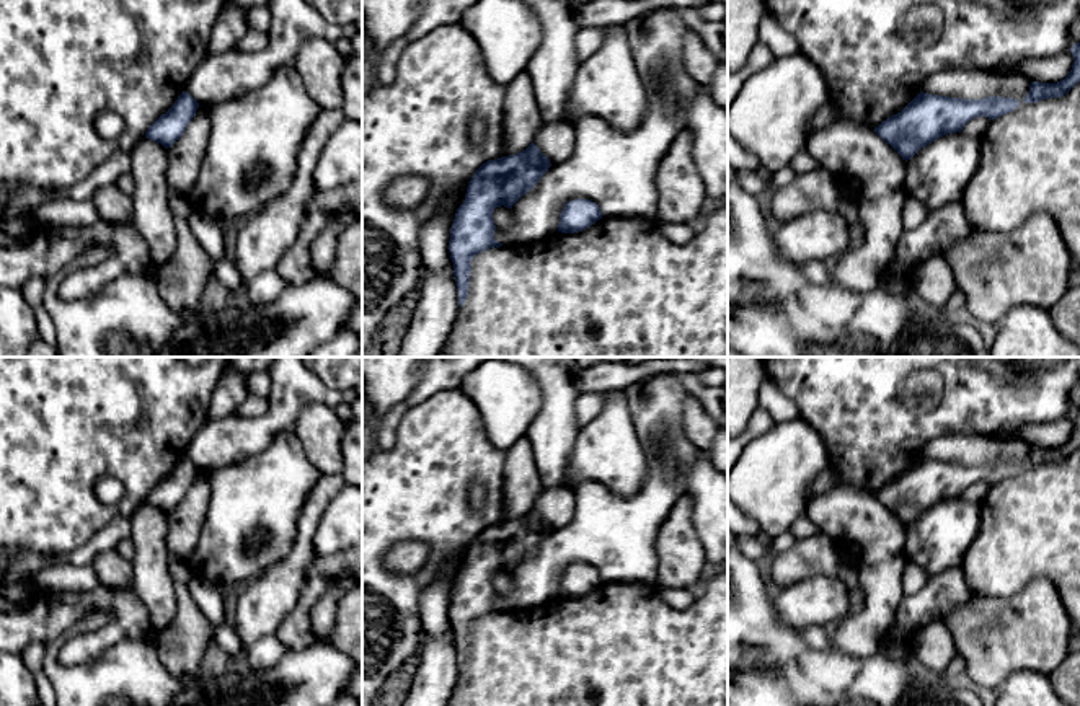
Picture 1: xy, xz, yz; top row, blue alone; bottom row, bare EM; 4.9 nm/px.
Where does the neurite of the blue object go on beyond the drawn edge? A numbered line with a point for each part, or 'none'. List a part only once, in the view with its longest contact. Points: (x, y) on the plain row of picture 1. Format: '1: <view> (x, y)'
none

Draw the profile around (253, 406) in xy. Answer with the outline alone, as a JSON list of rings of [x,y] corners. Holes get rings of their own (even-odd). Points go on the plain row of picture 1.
[[[250,395],[237,409],[233,417],[251,419],[263,416],[268,411],[268,398],[258,398]]]

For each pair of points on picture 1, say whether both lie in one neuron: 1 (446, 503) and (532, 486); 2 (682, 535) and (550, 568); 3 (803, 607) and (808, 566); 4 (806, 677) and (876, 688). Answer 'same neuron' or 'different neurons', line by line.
1: different neurons
2: different neurons
3: different neurons
4: same neuron

